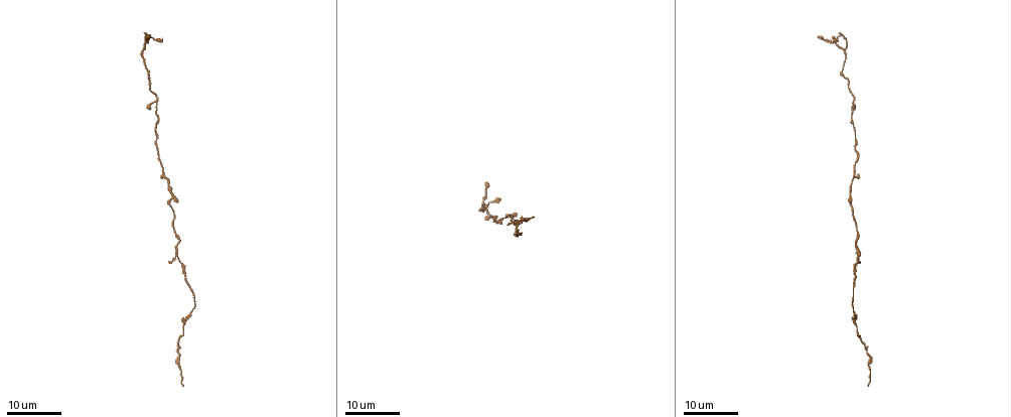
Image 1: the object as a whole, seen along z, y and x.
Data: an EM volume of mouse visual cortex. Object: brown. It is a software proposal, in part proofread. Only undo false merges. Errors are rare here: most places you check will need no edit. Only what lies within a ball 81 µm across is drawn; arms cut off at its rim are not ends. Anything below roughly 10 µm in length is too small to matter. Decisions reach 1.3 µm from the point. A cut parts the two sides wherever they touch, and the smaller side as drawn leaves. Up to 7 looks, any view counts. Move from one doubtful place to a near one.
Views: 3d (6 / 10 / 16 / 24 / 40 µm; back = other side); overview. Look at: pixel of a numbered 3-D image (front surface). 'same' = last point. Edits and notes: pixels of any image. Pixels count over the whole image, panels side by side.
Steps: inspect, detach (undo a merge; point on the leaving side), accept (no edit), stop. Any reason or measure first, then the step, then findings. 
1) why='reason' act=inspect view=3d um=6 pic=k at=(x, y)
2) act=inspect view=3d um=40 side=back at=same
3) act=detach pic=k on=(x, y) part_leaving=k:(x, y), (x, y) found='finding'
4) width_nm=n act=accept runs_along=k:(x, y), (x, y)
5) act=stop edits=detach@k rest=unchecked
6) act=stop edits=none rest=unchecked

why='three arms meet' act=inspect view=3d um=24 pic=1 at=(857, 259)

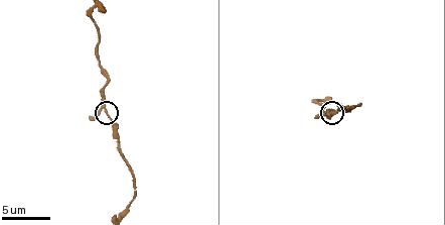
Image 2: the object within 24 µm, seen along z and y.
act=inspect view=3d um=6 pic=2 at=(331, 111)

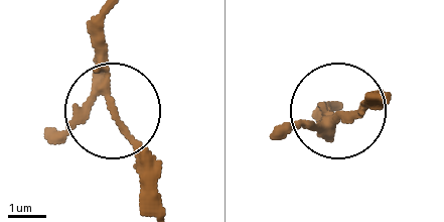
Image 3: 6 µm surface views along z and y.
width_nm=180 act=accept runs_along=3:(103, 19), (110, 106), (154, 190) found='all the same neuron'

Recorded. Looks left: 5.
why='three arms meet' act=inspect view=3d um=24 pic=1 at=(171, 195)

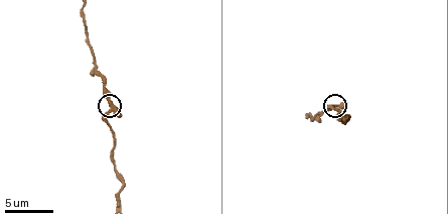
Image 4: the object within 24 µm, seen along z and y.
why='zoom in' act=inspect view=3d um=6 pic=4 at=(108, 104)

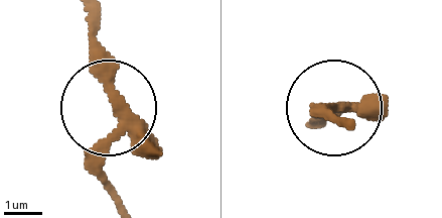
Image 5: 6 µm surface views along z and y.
arms=3 act=accept runs_along=5:(102, 162), (111, 60), (92, 11) found='one neuron here'

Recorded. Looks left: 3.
why='three arms meet' act=inspect view=3d um=16 pic=1 at=(856, 324)

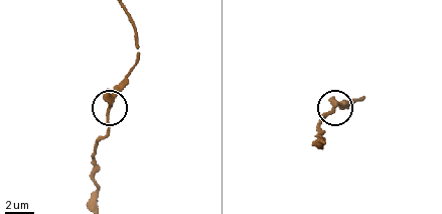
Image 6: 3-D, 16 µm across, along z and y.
act=inspect view=3d um=6 pic=6 at=(108, 103)

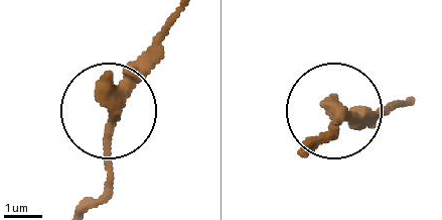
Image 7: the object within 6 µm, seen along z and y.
arms=3 act=accept runs_along=7:(171, 21), (155, 60), (114, 98), (108, 201) found='continuous, no second neuron'

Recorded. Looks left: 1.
act=stop edits=none rest=unchecked

